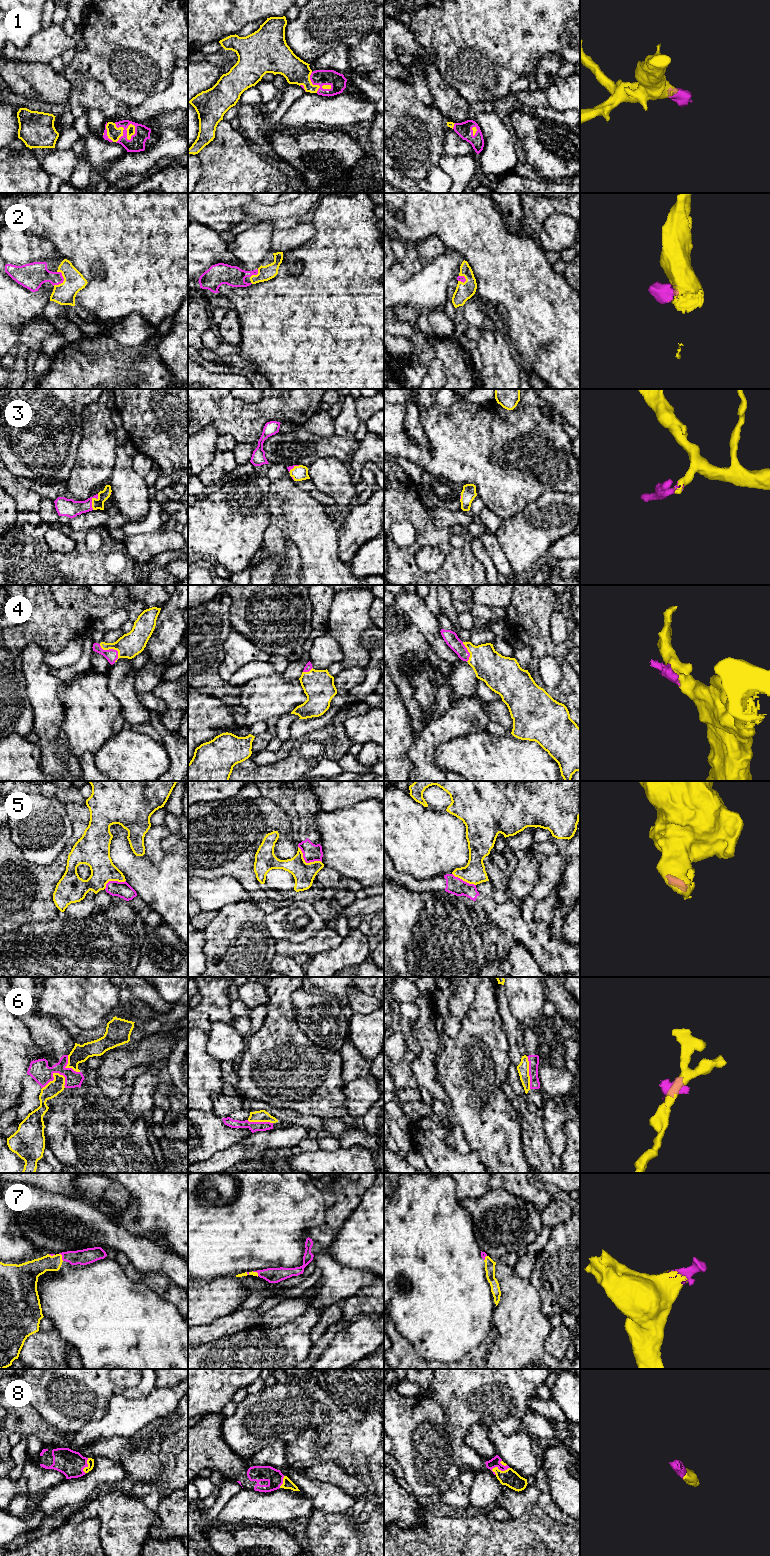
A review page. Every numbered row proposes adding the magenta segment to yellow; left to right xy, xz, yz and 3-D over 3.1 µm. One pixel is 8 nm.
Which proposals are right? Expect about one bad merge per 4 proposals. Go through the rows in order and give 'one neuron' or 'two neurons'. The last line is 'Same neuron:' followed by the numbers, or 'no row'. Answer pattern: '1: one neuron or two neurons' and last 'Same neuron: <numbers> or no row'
1: one neuron
2: one neuron
3: one neuron
4: one neuron
5: two neurons
6: two neurons
7: one neuron
8: one neuron
Same neuron: 1, 2, 3, 4, 7, 8

